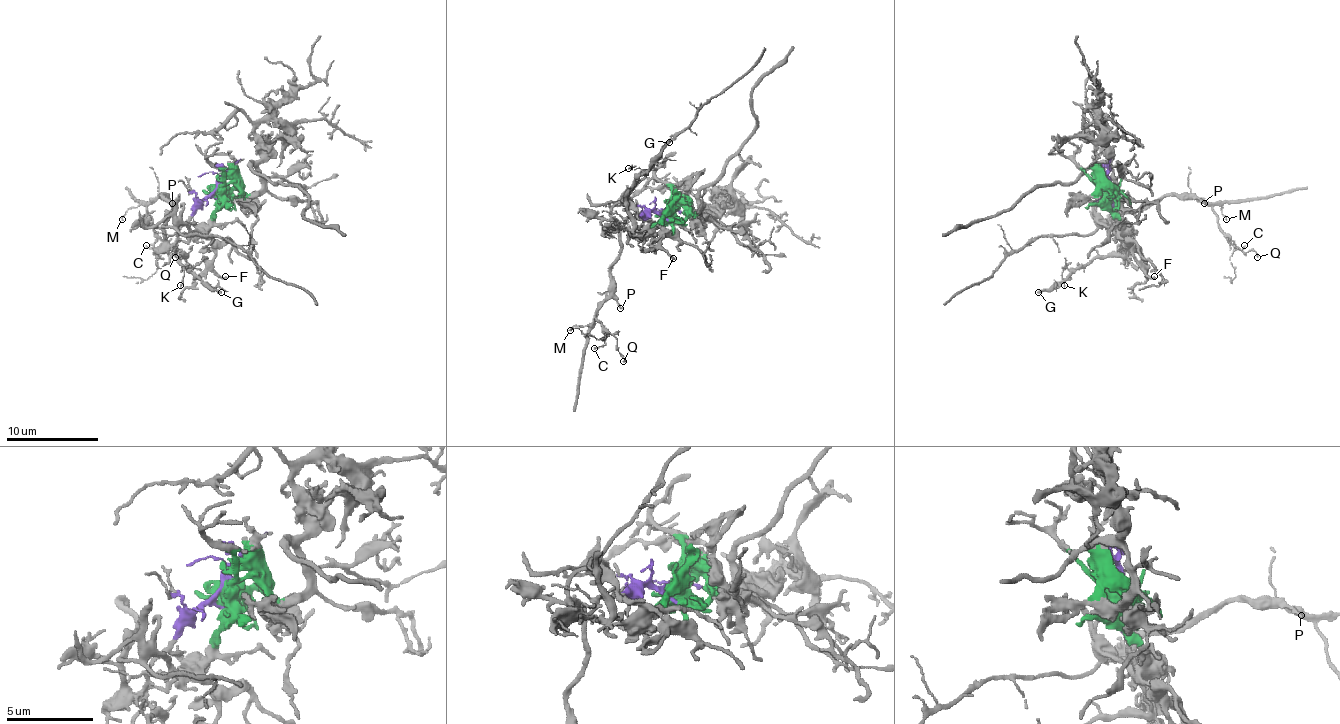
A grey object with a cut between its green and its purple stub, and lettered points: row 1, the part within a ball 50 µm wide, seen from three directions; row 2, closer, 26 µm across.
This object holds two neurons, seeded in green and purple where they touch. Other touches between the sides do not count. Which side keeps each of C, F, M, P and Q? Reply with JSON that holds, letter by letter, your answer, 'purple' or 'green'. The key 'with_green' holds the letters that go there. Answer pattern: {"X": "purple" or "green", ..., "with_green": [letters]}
{"C": "purple", "F": "green", "M": "purple", "P": "purple", "Q": "purple", "with_green": ["F"]}

